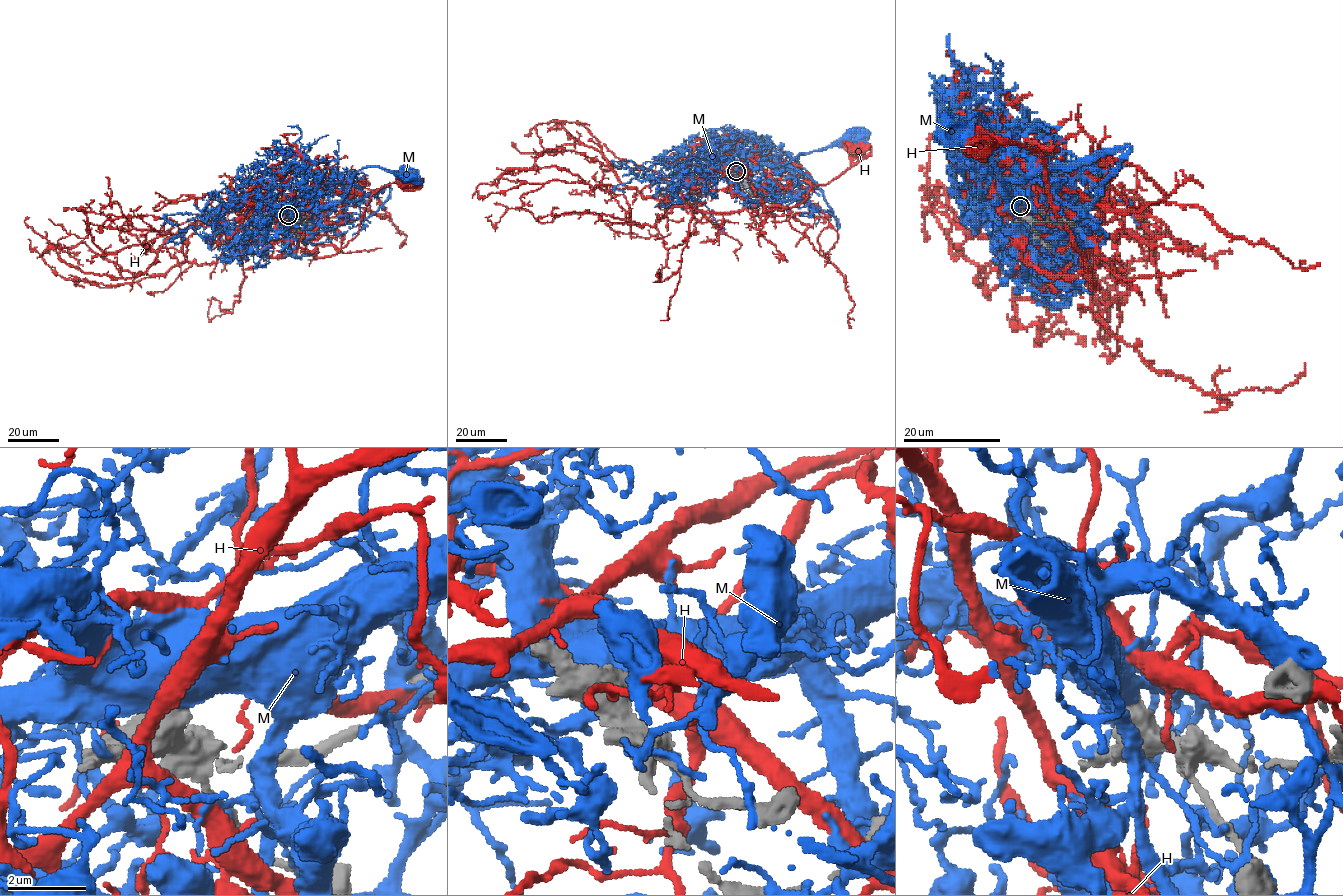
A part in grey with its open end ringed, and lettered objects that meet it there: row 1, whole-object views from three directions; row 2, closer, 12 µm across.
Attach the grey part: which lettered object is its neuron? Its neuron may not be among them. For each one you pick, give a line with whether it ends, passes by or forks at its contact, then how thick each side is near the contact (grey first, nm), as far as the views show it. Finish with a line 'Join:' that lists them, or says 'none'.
Join: none

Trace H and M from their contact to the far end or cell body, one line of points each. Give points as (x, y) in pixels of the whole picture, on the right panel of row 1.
H: (1020, 206), (1047, 212), (1077, 243), (1088, 271), (1055, 211), (1044, 159), (1008, 139), (978, 146)
M: (1020, 207), (1006, 194), (1006, 187), (988, 154), (986, 122), (973, 115), (954, 129)

